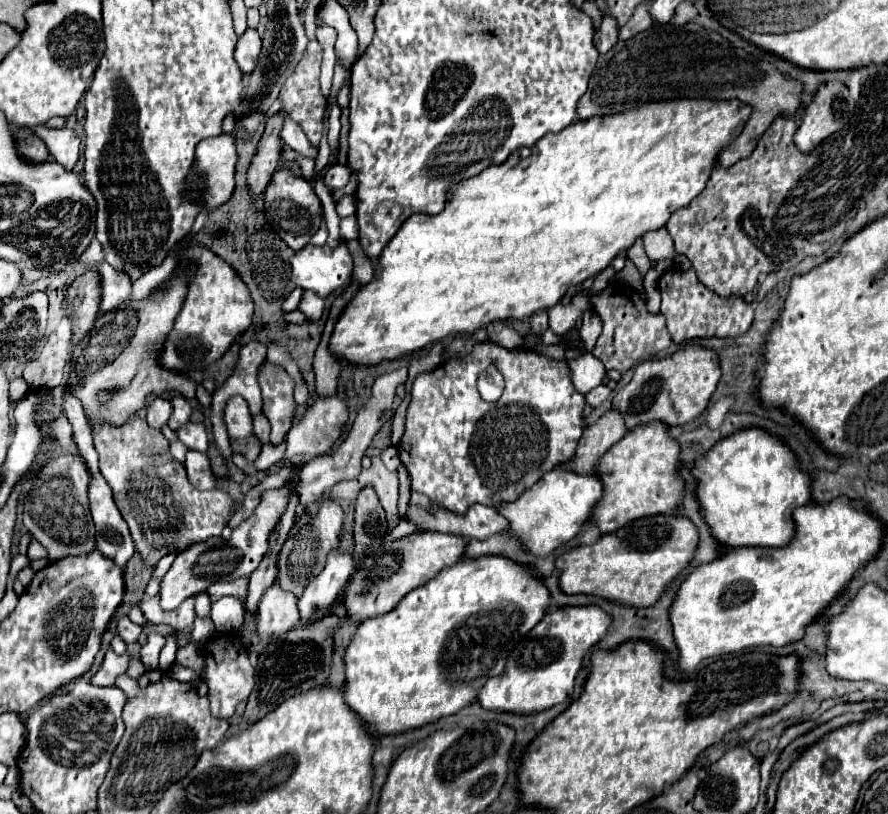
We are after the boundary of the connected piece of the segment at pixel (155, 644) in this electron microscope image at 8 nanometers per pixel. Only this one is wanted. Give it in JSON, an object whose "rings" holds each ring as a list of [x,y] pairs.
{"rings":[[[151,634],[149,642],[143,646],[143,650],[141,650],[141,662],[145,664],[147,670],[155,670],[157,668],[159,652],[163,648],[163,642],[165,642],[165,638],[161,634]]]}

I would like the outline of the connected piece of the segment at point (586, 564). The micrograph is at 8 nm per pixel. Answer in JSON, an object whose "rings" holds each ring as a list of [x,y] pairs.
{"rings":[[[657,514],[629,522],[617,532],[603,534],[591,546],[579,546],[557,558],[565,594],[595,594],[621,604],[647,608],[687,568],[699,546],[697,526],[677,514]]]}

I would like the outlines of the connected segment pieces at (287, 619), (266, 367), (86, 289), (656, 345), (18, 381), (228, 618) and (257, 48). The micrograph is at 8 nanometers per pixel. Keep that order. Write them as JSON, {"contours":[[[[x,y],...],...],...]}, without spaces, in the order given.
{"contours":[[[[273,584],[259,606],[257,612],[257,634],[259,638],[285,638],[291,628],[299,622],[297,598],[291,592],[283,592]]],[[[265,362],[259,370],[259,384],[263,390],[263,414],[271,422],[271,444],[281,444],[295,412],[293,380],[283,368]]],[[[87,270],[69,284],[67,298],[63,300],[61,310],[71,322],[73,344],[79,344],[93,328],[95,320],[99,318],[101,296],[103,296],[103,286],[101,286],[101,274],[97,270]]],[[[619,280],[611,282],[603,292],[593,296],[593,308],[603,320],[603,332],[597,338],[593,354],[603,360],[607,370],[615,368],[623,374],[631,366],[639,364],[641,360],[667,350],[671,344],[671,338],[669,338],[669,332],[665,330],[665,320],[661,318],[661,314],[657,316],[649,314],[641,294],[637,290],[629,290],[629,286],[625,286]]],[[[15,378],[11,382],[11,400],[23,398],[27,394],[27,390],[29,390],[29,386],[25,386],[25,380],[23,378]]],[[[223,596],[213,604],[211,620],[219,632],[235,632],[243,624],[245,608],[241,596]]],[[[247,28],[245,34],[239,38],[237,42],[237,48],[235,48],[235,60],[237,60],[237,66],[249,74],[257,68],[257,62],[259,62],[259,52],[261,52],[261,36],[255,28]]]]}

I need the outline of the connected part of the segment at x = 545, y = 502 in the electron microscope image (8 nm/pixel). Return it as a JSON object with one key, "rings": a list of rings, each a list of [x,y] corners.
{"rings":[[[557,466],[549,470],[549,474],[541,476],[541,482],[533,484],[517,502],[509,502],[509,506],[499,506],[503,516],[509,520],[509,532],[519,536],[525,546],[539,556],[553,552],[557,546],[573,540],[583,522],[593,514],[593,508],[603,496],[603,480],[597,474],[577,474],[573,470]]]}

